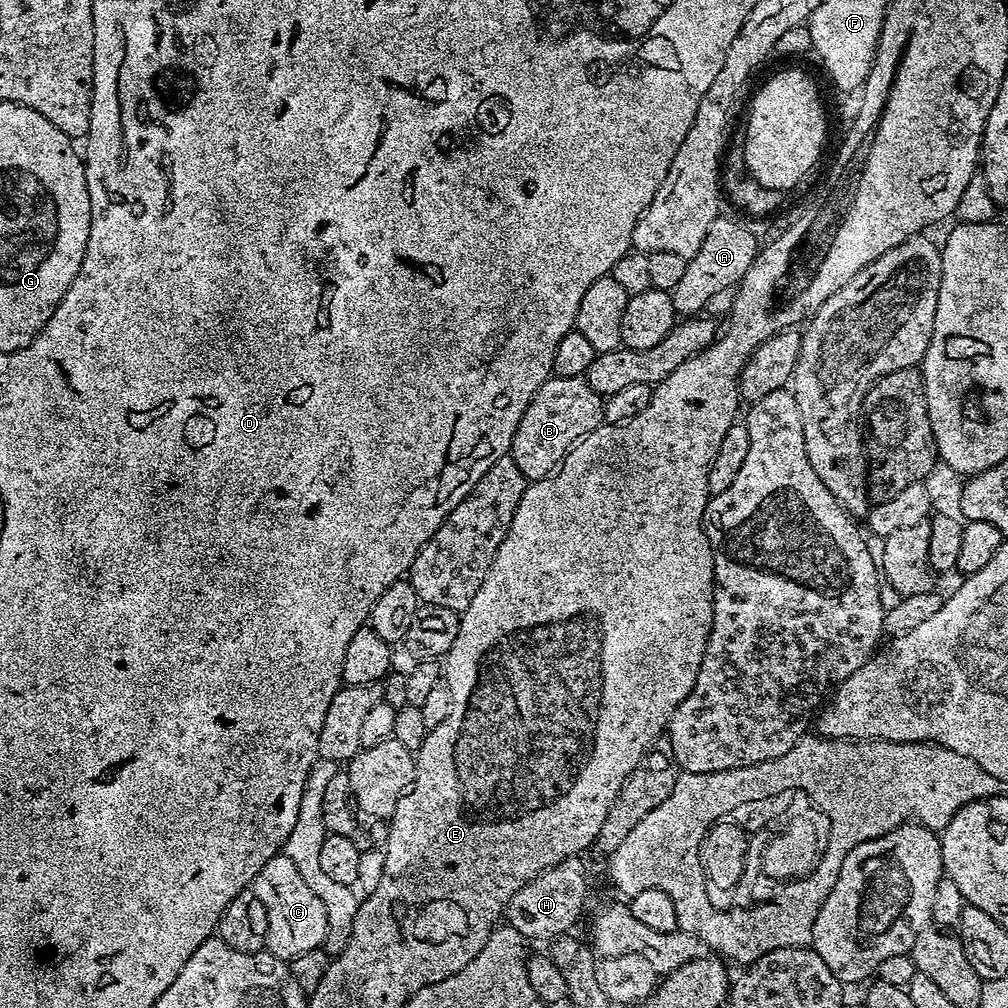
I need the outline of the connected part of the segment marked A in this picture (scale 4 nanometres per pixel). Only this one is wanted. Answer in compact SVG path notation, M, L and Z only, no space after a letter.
M727 214L716 216L706 238L702 238L702 246L698 246L698 254L688 257L688 265L678 286L671 290L677 317L687 318L703 313L706 302L710 302L710 298L716 292L736 288L746 270L750 270L750 266L756 261L758 237L747 223L743 224L745 223L743 219L732 216Z

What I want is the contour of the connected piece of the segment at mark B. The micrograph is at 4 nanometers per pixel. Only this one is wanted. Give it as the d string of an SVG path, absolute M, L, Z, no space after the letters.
M549 376L542 386L530 398L530 406L526 406L526 414L522 414L522 422L518 422L518 430L512 439L512 460L522 470L525 480L542 480L559 469L560 463L568 457L568 451L573 448L586 434L605 423L604 400L594 390L590 390L584 376Z

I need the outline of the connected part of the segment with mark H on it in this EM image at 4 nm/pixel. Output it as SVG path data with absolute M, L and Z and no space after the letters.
M571 856L527 880L522 890L510 898L506 909L507 927L518 930L528 942L548 942L555 936L571 933L588 900L588 876L584 873L582 861L580 856Z

